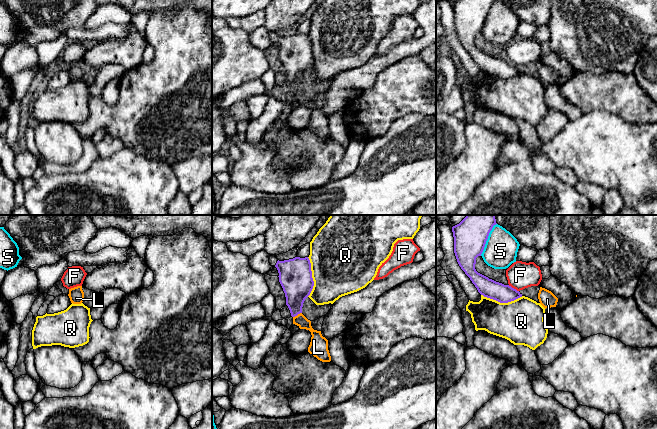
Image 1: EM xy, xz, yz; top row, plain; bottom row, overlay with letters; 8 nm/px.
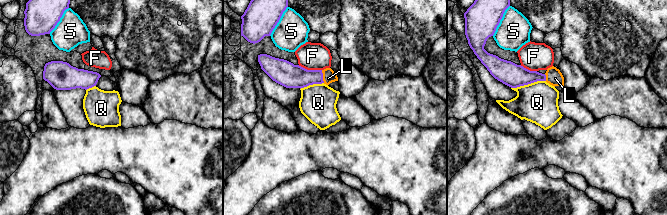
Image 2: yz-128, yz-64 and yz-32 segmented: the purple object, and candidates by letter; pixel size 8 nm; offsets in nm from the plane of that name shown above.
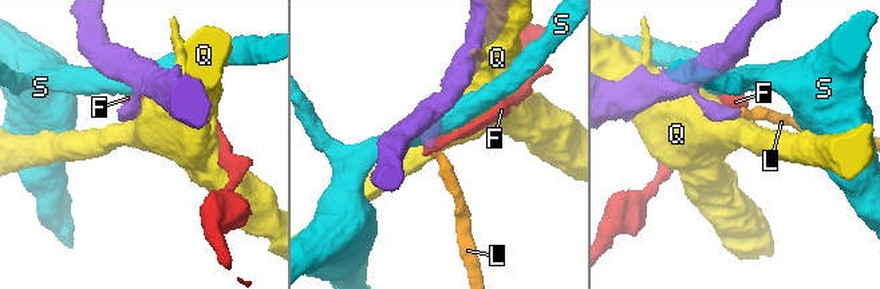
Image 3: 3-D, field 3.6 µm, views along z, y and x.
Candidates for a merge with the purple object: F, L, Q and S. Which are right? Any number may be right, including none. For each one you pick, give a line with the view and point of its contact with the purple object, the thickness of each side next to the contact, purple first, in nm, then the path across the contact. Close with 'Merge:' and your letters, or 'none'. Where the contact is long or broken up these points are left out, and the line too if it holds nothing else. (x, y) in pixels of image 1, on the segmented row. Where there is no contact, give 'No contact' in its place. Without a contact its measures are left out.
L: Touches purple at xz (297, 314). Thickness 260 nm (purple) against 100 nm. Path across: xz (297, 283), (297, 314), (300, 320)
Merge: L

